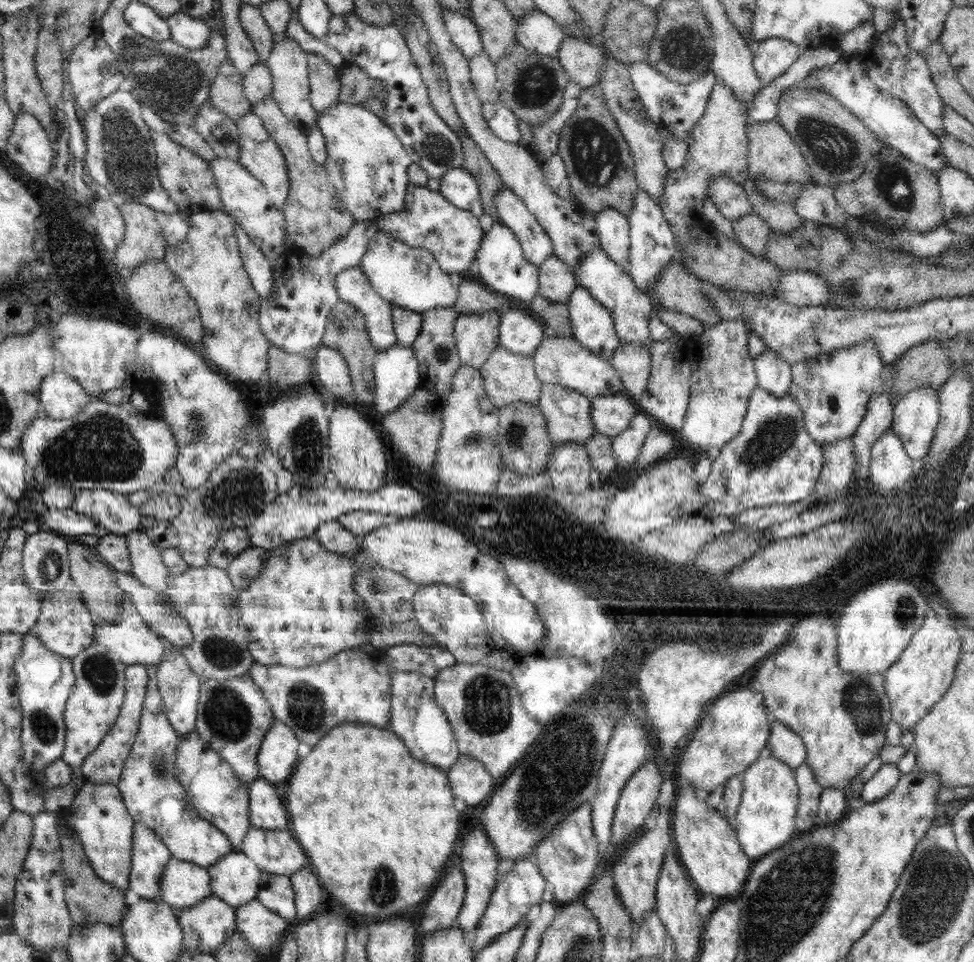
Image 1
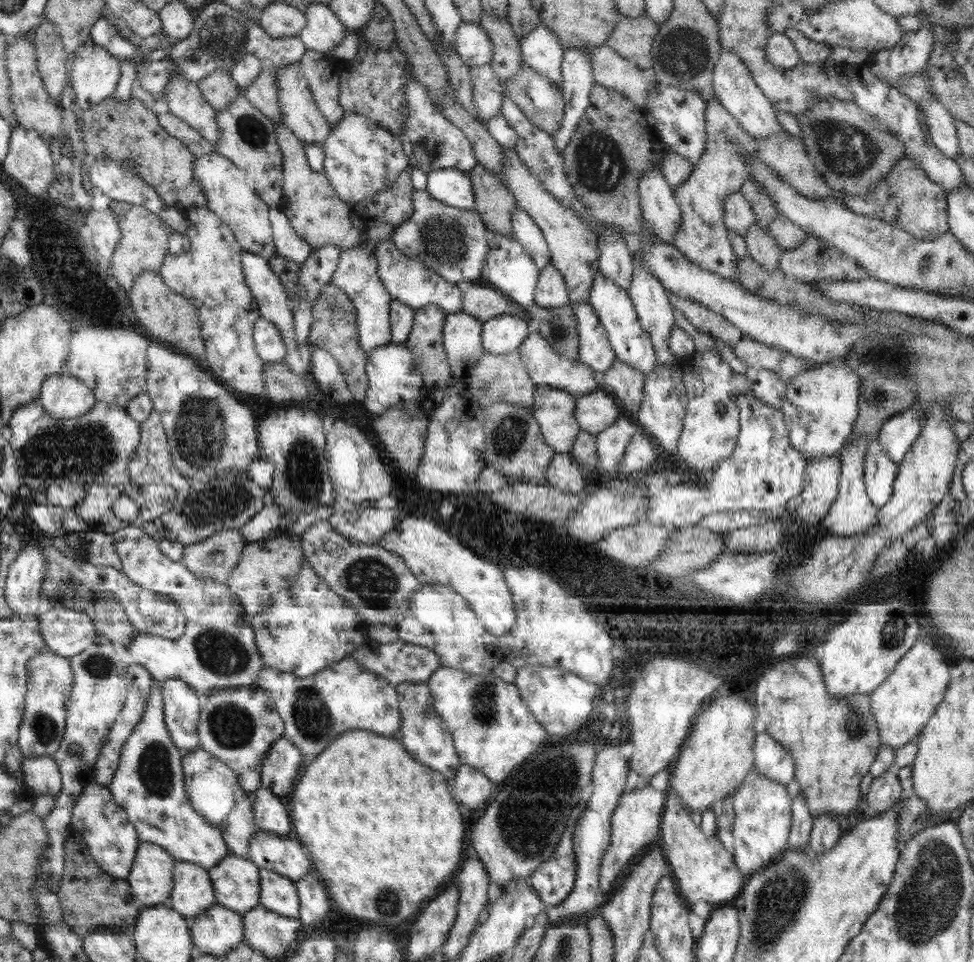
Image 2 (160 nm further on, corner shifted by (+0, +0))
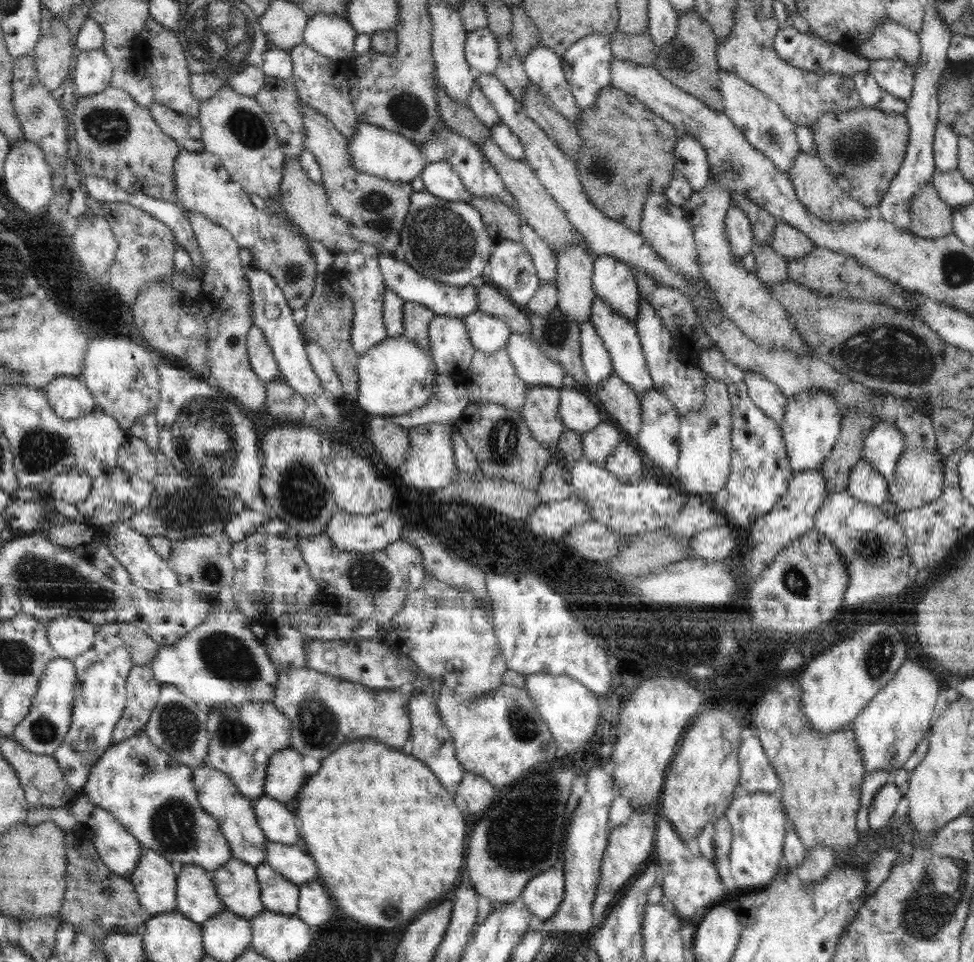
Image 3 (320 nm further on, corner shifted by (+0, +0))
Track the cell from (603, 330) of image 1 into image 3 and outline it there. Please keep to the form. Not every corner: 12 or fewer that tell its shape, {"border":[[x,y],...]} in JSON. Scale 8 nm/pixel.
{"border":[[591,321],[580,325],[581,364],[590,384],[613,373]]}

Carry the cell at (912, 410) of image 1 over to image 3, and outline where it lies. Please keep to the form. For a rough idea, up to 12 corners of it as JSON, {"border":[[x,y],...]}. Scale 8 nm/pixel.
{"border":[[896,424],[866,434],[861,458],[887,481],[904,452]]}

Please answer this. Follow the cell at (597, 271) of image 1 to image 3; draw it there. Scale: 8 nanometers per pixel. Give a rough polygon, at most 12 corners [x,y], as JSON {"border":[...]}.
{"border":[[597,296],[590,321],[613,372],[641,399],[653,388],[637,328]]}

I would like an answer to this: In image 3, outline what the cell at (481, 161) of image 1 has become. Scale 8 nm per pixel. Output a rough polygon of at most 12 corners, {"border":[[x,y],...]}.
{"border":[[472,196],[494,244],[520,242],[520,216],[502,201]]}

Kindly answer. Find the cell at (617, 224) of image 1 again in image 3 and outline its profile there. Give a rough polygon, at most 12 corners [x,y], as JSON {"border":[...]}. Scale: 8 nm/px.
{"border":[[595,256],[595,296],[635,325],[640,294],[630,266]]}

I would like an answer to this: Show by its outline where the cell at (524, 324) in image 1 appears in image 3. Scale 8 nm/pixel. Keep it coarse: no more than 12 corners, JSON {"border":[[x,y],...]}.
{"border":[[478,310],[462,318],[468,338],[486,354],[505,349],[506,322]]}

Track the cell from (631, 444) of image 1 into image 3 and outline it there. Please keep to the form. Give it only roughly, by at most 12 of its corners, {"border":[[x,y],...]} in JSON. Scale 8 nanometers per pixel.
{"border":[[613,422],[581,433],[583,457],[603,464],[624,439]]}

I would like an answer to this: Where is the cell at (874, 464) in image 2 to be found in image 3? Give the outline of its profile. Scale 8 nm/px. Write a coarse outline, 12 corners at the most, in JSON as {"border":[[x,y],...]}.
{"border":[[863,458],[846,491],[879,508],[889,496],[887,480]]}

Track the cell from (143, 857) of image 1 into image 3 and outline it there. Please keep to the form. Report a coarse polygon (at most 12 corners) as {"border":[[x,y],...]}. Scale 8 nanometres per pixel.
{"border":[[144,850],[128,877],[152,916],[177,910],[171,862]]}

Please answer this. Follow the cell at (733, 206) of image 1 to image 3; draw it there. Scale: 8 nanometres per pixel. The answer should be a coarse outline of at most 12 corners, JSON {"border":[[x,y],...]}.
{"border":[[732,204],[724,219],[738,257],[755,243],[749,218]]}

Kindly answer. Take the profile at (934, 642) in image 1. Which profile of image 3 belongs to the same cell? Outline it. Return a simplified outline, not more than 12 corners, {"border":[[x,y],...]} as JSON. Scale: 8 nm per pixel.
{"border":[[914,660],[852,722],[865,772],[901,768],[940,684]]}

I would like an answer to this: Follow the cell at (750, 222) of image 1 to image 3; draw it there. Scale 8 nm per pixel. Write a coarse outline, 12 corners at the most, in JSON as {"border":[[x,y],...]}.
{"border":[[755,242],[753,273],[765,284],[789,278],[788,260]]}

